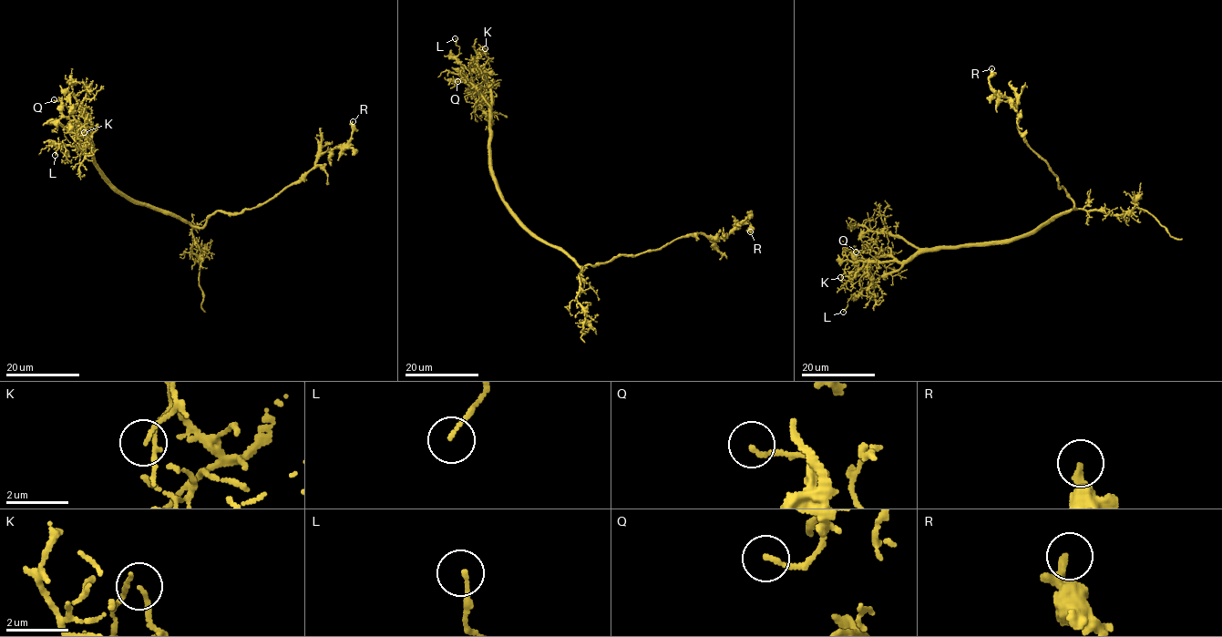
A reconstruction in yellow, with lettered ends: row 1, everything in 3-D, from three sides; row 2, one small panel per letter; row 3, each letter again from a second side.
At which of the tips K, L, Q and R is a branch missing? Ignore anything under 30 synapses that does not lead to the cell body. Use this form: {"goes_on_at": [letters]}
{"goes_on_at": []}

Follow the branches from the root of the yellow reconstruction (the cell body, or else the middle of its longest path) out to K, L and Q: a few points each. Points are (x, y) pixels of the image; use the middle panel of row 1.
K: (549, 245), (524, 225), (506, 203), (491, 169), (490, 87), (477, 62), (477, 56), (487, 54), (485, 48)
L: (549, 245), (524, 225), (501, 195), (491, 169), (489, 106), (462, 77), (455, 38)
Q: (549, 245), (520, 221), (500, 192), (491, 169), (490, 103), (467, 77), (464, 76), (462, 81), (457, 81)

